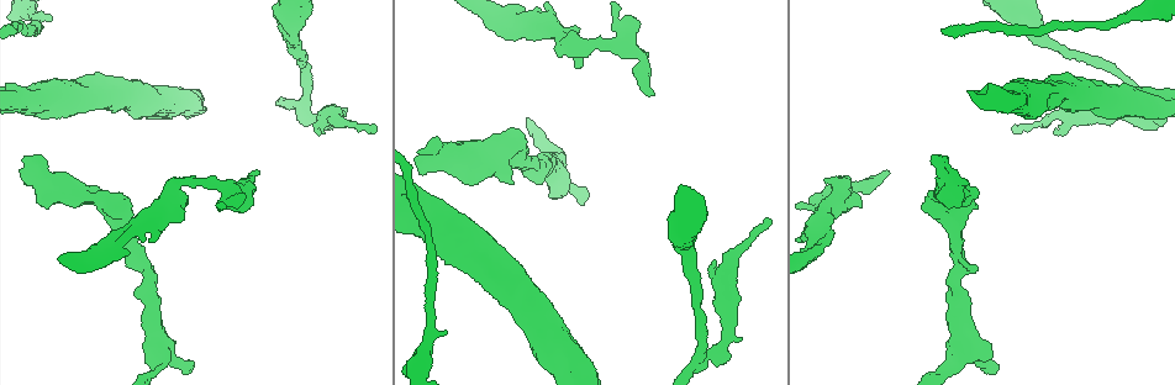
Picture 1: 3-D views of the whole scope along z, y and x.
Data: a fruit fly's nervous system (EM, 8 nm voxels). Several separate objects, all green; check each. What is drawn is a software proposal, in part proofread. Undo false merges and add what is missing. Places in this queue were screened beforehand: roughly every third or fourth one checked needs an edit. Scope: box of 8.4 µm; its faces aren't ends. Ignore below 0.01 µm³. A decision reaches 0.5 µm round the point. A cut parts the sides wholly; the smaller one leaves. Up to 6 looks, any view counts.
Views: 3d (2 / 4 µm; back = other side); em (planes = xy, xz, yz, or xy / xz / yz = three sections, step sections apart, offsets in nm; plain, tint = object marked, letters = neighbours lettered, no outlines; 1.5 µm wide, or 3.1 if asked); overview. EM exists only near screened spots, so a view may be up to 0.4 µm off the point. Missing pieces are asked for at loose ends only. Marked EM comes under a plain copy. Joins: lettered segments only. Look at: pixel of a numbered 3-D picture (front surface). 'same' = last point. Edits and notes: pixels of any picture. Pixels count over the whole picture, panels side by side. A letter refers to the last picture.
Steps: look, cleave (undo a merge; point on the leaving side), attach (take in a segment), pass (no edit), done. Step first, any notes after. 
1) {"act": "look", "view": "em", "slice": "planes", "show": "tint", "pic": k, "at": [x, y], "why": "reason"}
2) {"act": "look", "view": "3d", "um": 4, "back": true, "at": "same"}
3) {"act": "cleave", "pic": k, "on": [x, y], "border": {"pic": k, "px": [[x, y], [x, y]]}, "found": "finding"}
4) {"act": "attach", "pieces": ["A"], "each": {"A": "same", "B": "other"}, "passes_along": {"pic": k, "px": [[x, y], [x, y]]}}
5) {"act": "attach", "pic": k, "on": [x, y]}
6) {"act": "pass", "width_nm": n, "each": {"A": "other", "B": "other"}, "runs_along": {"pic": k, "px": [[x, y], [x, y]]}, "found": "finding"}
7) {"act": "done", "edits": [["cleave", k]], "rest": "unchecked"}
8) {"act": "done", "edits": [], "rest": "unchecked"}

{"act": "look", "view": "3d", "um": 2, "pic": 1, "at": [714, 260]}

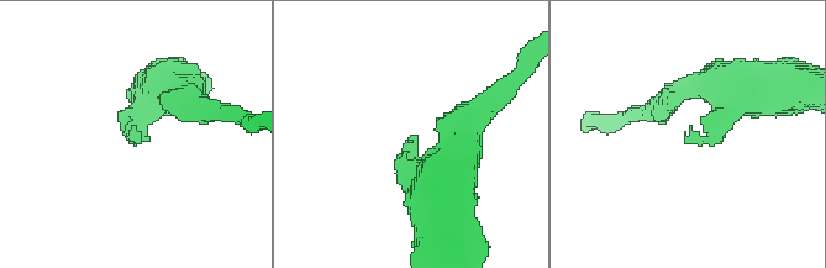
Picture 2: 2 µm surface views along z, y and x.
{"act": "look", "view": "em", "slice": "xy", "step": 8, "show": "tint", "pic": 2, "at": [687, 140]}

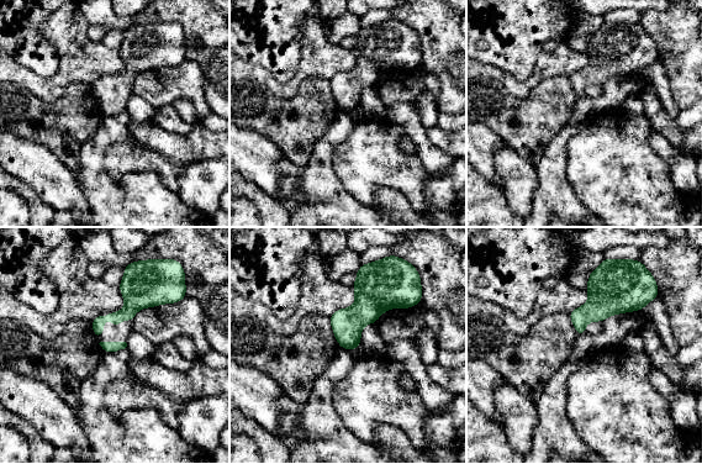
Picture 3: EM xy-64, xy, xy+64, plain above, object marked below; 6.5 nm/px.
{"act": "look", "view": "em", "slice": "planes", "show": "letters", "at": "same"}

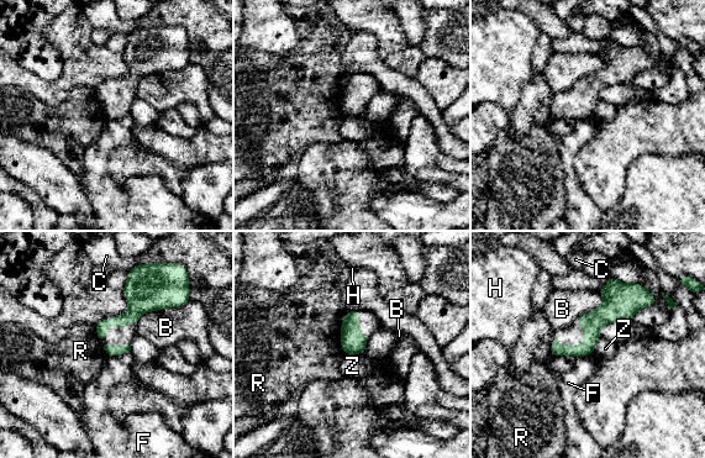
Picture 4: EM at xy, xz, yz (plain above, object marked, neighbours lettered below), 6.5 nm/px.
{"act": "pass", "longest_contact_nm": ["B", 300], "each": {"B": "other", "C": "other", "F": "other", "H": "other", "R": "other", "Z": "other"}, "runs_along": {"pic": 4, "px": [[615, 311], [580, 351], [553, 352]]}, "found": "no lettered segment goes on from it"}

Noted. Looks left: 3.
{"act": "look", "view": "3d", "um": 4, "pic": 1, "at": [306, 104], "why": "two arms in line, one across"}

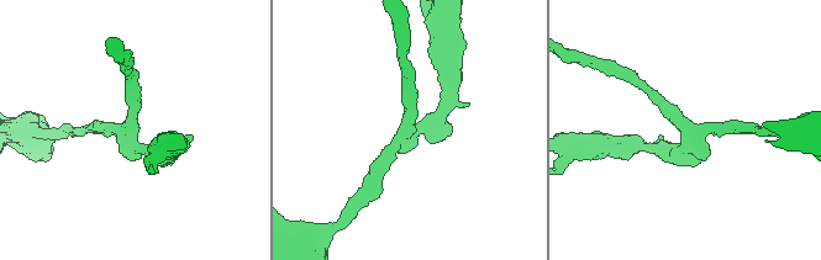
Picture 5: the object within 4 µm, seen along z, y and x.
{"act": "look", "view": "em", "slice": "xz", "step": 4, "show": "tint", "pic": 5, "at": [688, 129], "arms": 3, "arm_widths_nm": [160, 200, 240]}

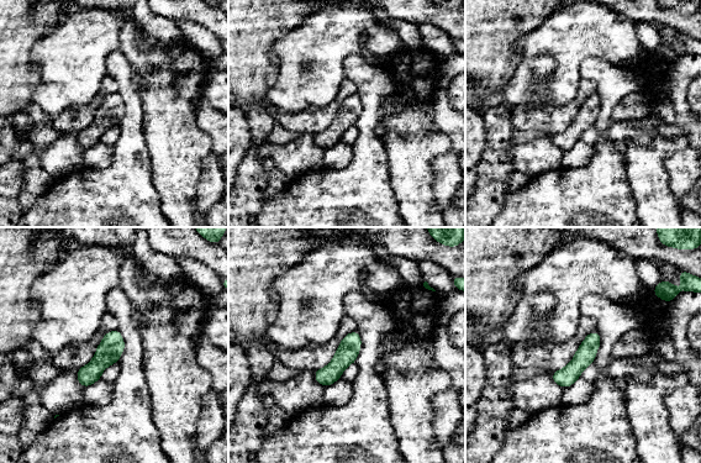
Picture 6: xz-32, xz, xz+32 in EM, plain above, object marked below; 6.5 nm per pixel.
{"act": "look", "view": "em", "slice": "planes", "show": "letters", "at": "same"}

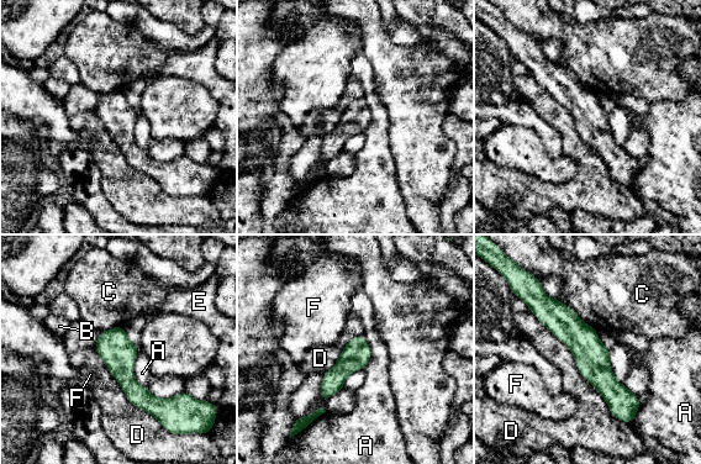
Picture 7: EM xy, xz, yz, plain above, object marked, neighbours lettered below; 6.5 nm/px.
{"act": "pass", "each": {"A": "other", "B": "other", "C": "other", "D": "other", "E": "other", "F": "other"}, "border": {"pic": 7, "px": [[138, 352], [133, 378], [146, 386]]}, "found": "one neuron here"}

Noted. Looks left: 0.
{"act": "done", "edits": [], "rest": "unchecked"}

